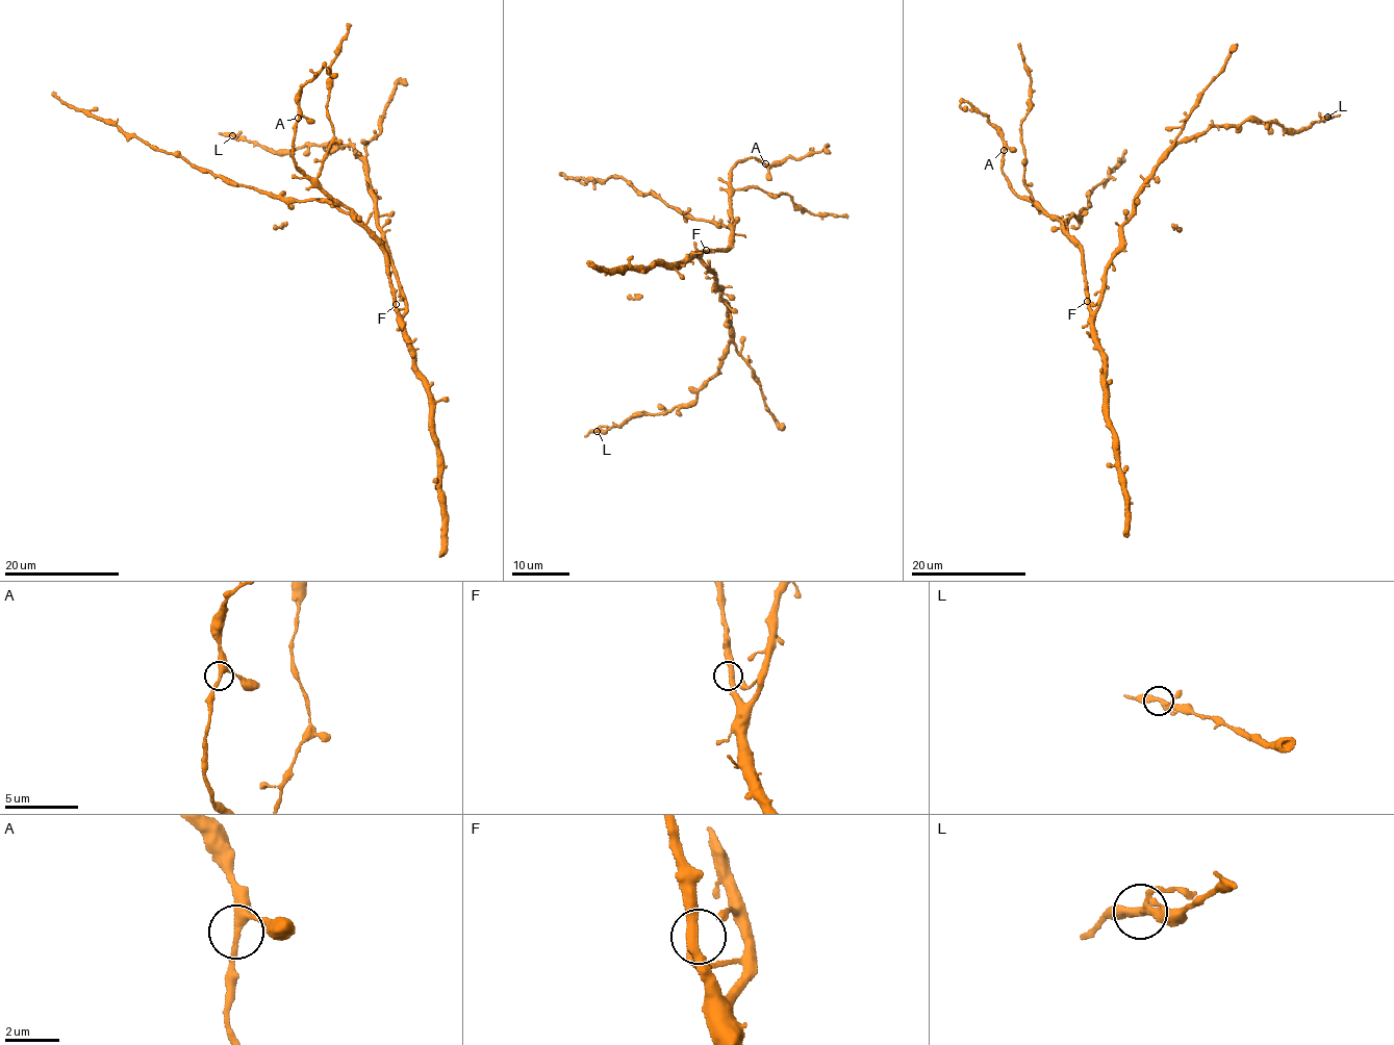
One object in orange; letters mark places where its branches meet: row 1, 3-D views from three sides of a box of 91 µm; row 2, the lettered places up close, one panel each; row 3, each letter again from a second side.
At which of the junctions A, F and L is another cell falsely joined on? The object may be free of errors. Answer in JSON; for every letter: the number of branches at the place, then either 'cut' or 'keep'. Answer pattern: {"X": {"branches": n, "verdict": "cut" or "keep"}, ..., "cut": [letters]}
{"A": {"branches": 3, "verdict": "keep"}, "F": {"branches": 3, "verdict": "keep"}, "L": {"branches": 3, "verdict": "keep"}, "cut": []}

